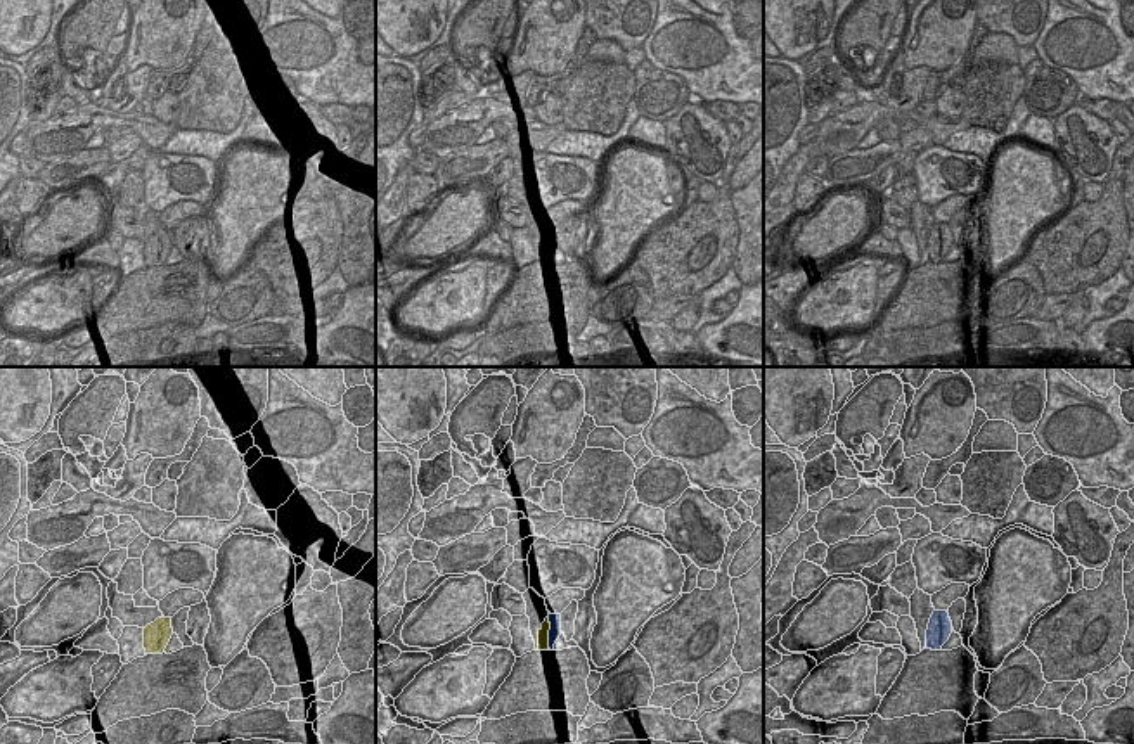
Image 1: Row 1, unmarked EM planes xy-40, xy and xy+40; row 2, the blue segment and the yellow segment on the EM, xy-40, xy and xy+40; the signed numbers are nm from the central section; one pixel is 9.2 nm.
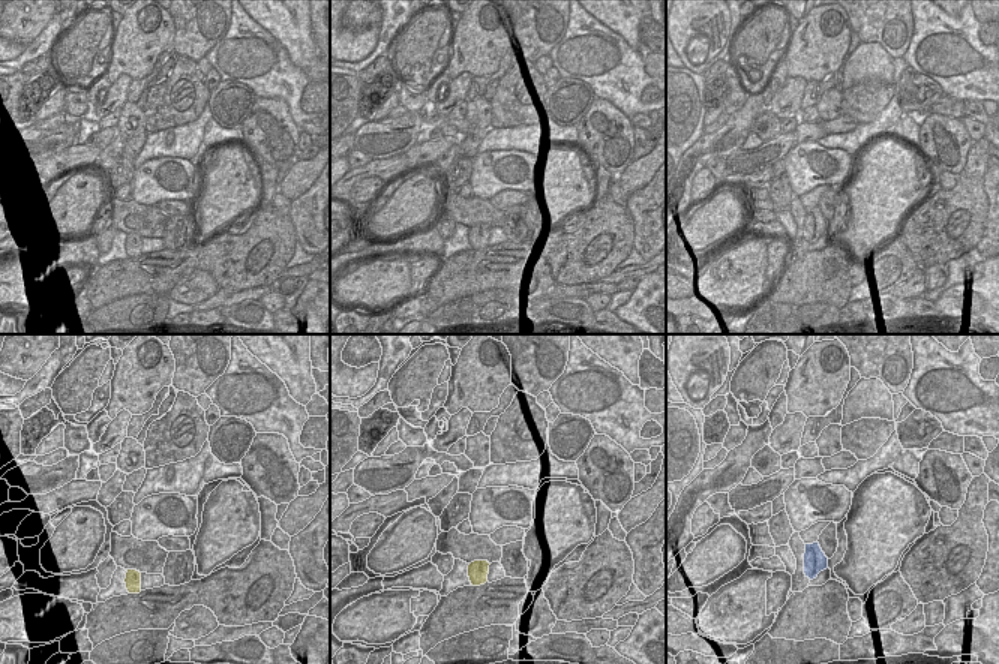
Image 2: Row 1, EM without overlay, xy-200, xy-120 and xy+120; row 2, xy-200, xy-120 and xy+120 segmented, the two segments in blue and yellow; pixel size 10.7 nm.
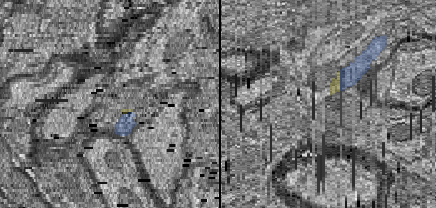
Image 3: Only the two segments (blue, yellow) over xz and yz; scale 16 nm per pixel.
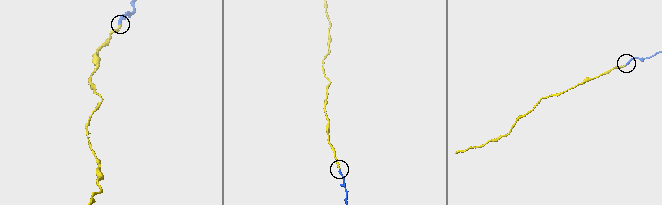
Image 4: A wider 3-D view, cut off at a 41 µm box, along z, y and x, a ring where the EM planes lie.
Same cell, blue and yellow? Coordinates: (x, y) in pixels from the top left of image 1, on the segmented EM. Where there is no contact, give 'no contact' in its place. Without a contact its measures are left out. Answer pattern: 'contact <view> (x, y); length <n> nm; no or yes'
contact xy (549, 634); length 320 nm; yes

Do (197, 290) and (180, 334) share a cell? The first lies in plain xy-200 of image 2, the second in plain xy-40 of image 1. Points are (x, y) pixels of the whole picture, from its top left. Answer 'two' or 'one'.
two

